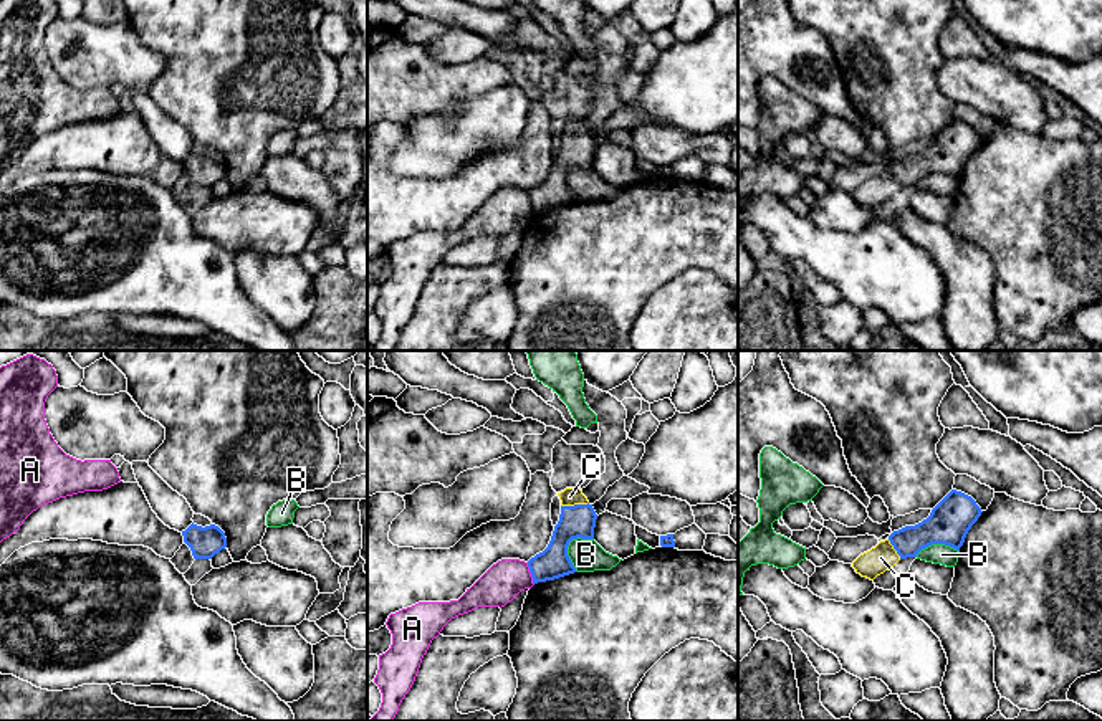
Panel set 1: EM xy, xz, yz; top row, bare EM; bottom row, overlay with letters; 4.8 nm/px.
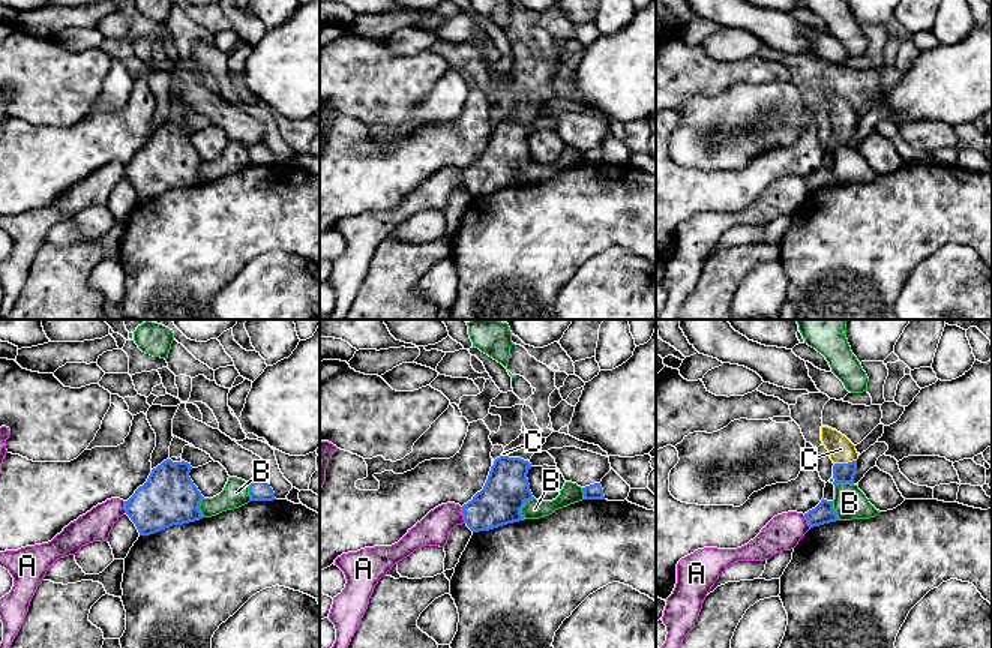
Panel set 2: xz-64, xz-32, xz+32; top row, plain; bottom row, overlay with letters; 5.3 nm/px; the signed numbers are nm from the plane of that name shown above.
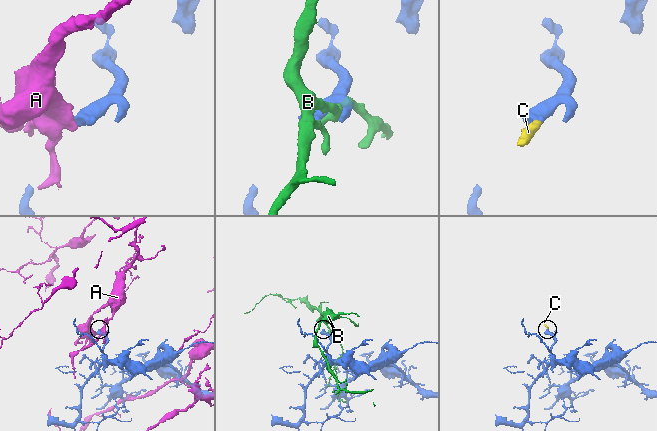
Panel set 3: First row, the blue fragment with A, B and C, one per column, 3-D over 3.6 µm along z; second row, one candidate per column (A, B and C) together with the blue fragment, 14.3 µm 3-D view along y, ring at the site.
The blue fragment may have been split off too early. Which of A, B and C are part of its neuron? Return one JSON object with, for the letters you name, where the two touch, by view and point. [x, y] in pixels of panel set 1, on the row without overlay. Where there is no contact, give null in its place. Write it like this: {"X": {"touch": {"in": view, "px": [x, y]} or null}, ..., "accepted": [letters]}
{"C": {"touch": {"in": "xz", "px": [574, 134]}}, "accepted": ["C"]}

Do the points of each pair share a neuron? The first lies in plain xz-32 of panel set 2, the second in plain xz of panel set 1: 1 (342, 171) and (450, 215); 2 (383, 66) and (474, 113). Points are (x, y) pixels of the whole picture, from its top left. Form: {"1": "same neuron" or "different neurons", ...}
{"1": "same neuron", "2": "different neurons"}

